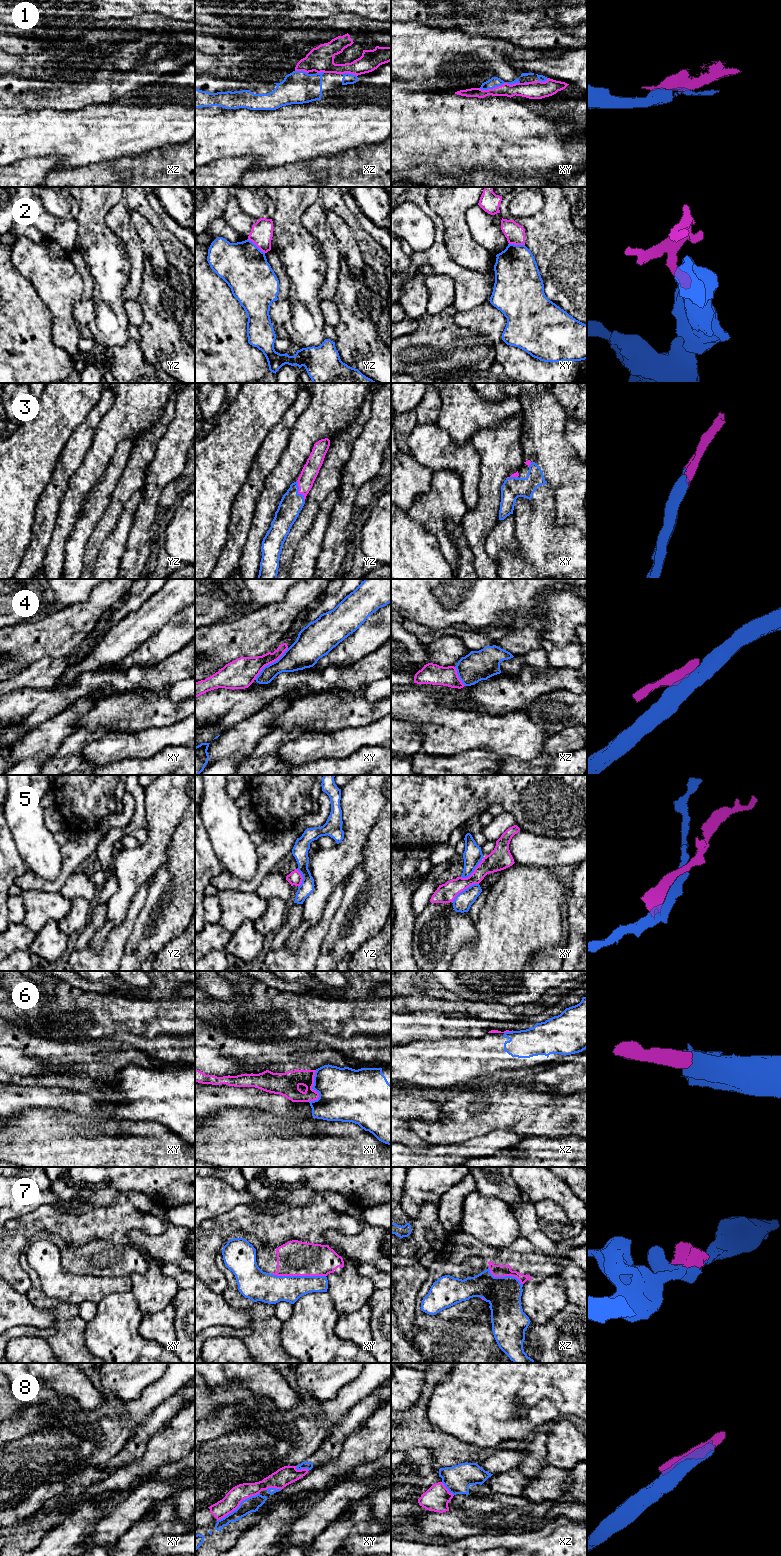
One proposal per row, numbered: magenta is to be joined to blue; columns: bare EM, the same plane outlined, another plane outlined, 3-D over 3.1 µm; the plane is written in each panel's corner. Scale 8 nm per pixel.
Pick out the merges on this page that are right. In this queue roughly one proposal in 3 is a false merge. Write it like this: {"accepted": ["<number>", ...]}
{"accepted": ["1", "3"]}

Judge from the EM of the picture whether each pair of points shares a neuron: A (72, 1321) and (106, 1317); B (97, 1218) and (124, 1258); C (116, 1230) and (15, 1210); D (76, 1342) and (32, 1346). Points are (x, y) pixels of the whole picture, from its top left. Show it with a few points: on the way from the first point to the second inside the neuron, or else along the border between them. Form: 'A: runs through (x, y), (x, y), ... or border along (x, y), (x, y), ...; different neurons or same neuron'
A: border along (87, 1322), (84, 1334), (86, 1346); different neurons
B: border along (89, 1242), (104, 1240), (131, 1245); different neurons
C: border along (38, 1208), (10, 1221); different neurons
D: border along (45, 1338), (53, 1352); different neurons

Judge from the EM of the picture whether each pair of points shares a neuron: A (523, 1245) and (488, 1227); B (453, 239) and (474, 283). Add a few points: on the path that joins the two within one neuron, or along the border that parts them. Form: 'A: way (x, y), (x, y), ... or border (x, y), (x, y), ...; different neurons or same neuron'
A: border (520, 1236), (509, 1247), (491, 1246); different neurons
B: border (448, 254), (465, 268), (480, 272), (490, 270); different neurons

